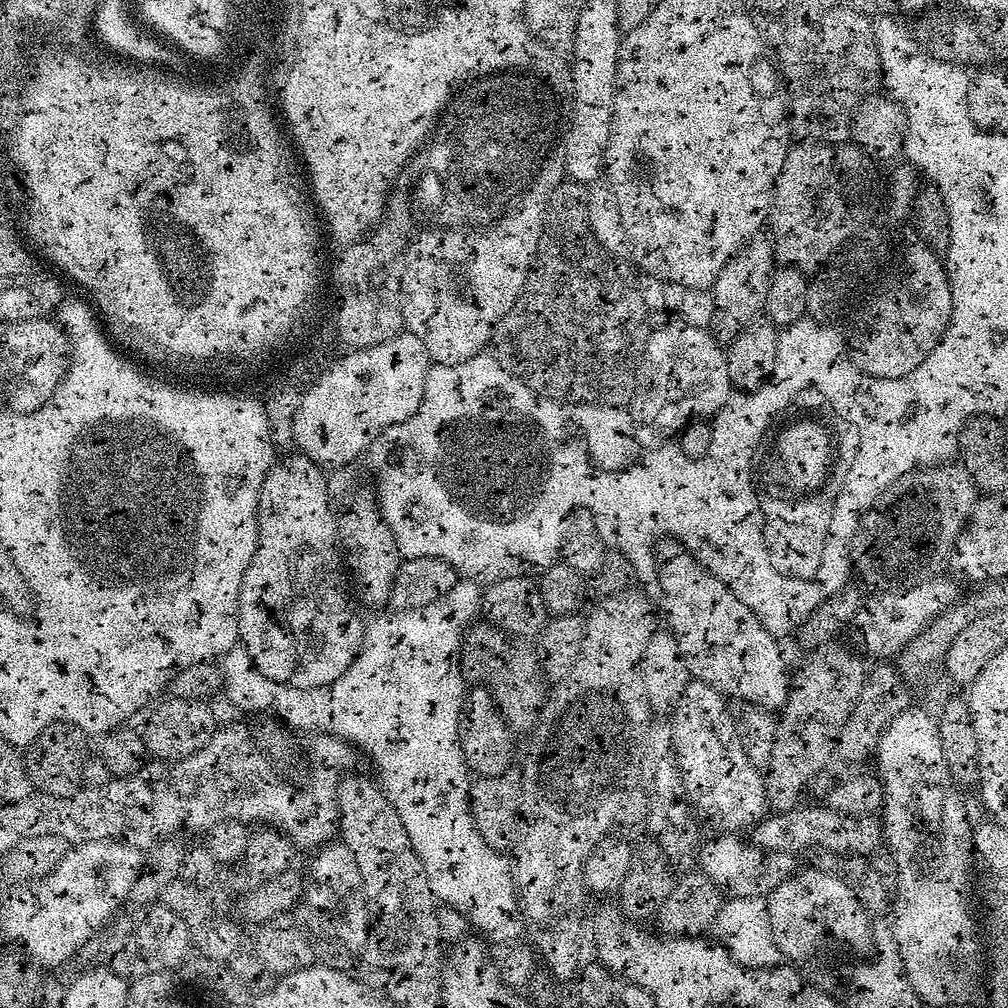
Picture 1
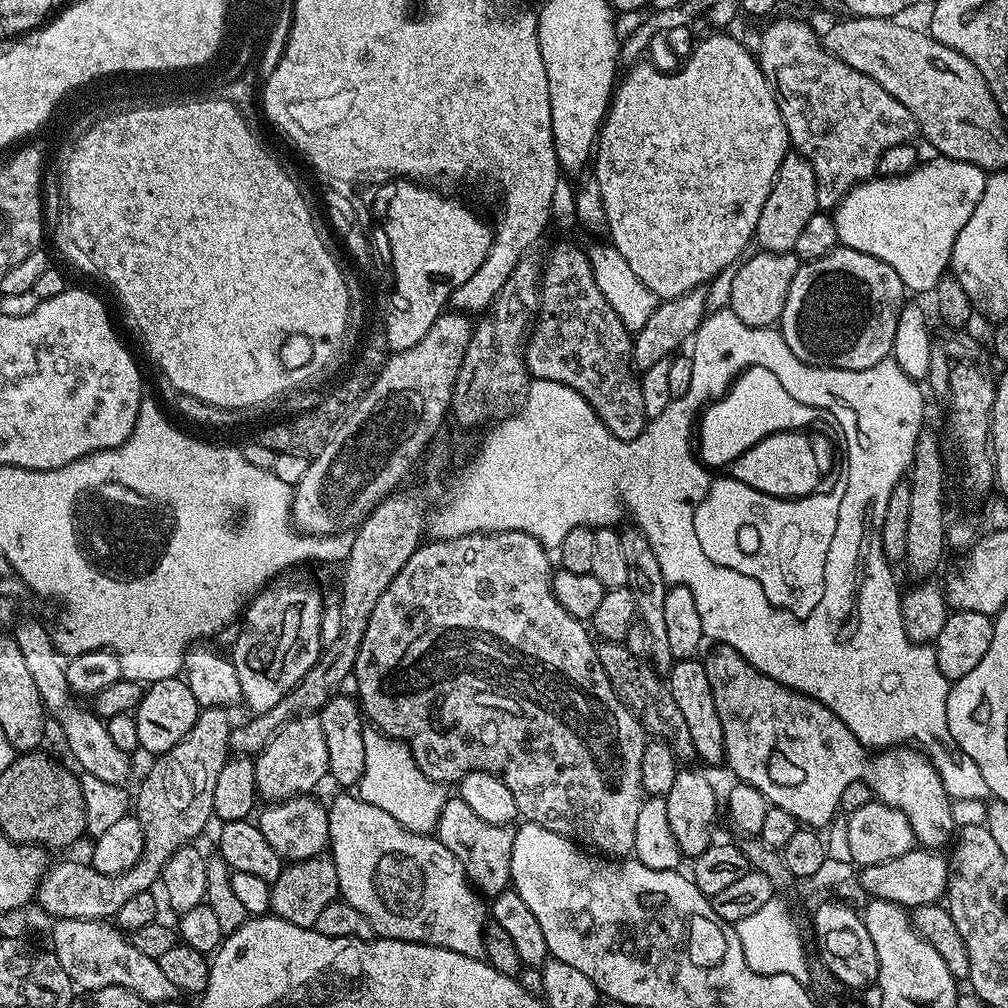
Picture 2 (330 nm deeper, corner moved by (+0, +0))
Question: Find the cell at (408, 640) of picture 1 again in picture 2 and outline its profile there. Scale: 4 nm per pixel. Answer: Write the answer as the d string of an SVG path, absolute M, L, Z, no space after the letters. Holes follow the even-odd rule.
M365 727L364 741L366 768L362 770L362 778L358 785L360 799L370 802L370 806L379 806L381 810L386 810L386 814L402 822L406 830L421 834L435 833L436 823L442 814L442 806L446 799L445 785L426 778L426 774L418 770L418 762L414 762L412 751L401 740L387 736L379 728Z

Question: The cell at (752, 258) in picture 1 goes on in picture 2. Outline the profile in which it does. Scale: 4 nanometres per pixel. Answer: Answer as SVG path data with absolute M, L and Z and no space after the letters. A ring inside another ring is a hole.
M789 151L782 158L782 166L778 166L778 174L766 198L766 206L762 206L762 214L758 214L754 241L765 252L791 252L795 249L806 222L814 218L816 211L818 182L814 178L814 170L810 170L810 162L806 162L806 158L799 152Z

